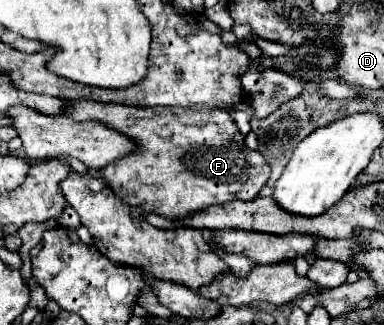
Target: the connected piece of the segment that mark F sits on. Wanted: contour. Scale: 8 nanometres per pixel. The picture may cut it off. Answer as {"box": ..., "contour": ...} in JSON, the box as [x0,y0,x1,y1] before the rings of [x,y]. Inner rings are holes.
{"box":[68,102,270,218],"contour":[[[68,102],[70,116],[76,120],[100,120],[116,130],[122,130],[128,134],[138,148],[112,164],[108,164],[102,174],[106,178],[106,184],[114,190],[118,198],[128,202],[130,206],[140,206],[146,212],[156,212],[164,218],[182,218],[206,210],[208,206],[220,206],[224,202],[242,200],[250,202],[258,196],[262,186],[270,178],[270,164],[264,162],[262,154],[256,150],[250,150],[242,146],[242,134],[236,128],[236,122],[230,118],[226,110],[220,108],[136,108],[136,106],[124,106],[124,104],[102,104],[102,102]]]}

